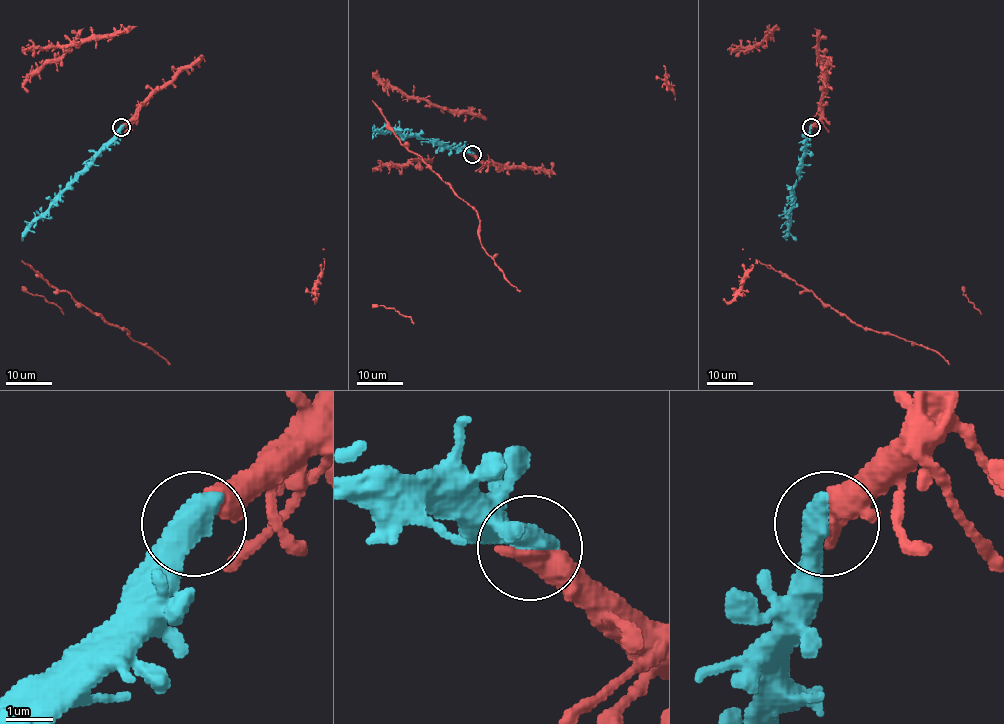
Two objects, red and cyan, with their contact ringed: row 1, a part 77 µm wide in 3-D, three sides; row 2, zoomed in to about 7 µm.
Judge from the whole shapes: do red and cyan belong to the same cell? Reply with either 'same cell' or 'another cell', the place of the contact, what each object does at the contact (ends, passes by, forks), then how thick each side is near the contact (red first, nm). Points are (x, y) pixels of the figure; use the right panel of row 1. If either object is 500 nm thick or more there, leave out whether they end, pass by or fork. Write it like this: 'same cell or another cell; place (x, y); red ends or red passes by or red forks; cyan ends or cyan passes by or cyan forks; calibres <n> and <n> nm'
same cell; place (811, 127); calibres 550 and 700 nm

